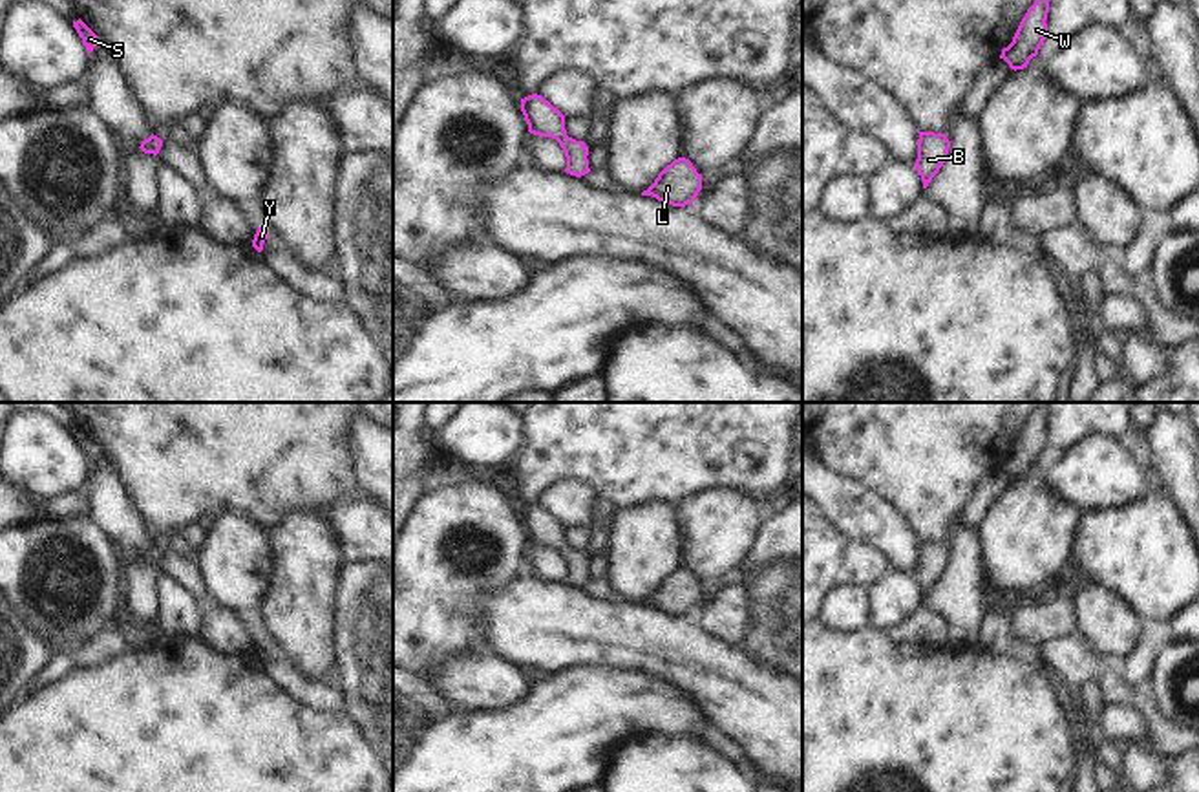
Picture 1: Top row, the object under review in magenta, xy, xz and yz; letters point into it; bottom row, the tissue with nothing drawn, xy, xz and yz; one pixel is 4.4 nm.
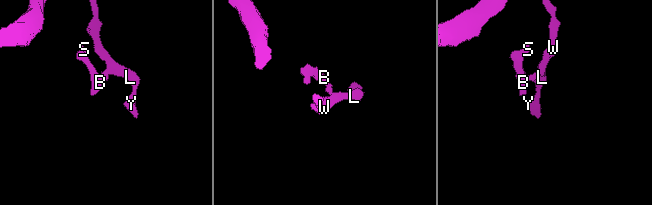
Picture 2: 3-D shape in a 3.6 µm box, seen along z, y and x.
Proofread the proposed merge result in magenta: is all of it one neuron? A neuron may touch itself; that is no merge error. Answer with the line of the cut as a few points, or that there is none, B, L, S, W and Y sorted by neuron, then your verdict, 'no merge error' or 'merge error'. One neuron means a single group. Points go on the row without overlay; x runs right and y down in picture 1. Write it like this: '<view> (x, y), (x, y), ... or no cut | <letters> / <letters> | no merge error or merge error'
no cut | B L S W Y | no merge error

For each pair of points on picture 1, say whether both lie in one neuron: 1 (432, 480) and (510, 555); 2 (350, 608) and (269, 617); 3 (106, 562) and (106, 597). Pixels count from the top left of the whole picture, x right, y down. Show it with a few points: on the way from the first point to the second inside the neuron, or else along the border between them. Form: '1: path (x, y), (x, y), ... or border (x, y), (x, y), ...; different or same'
1: border (461, 472), (456, 480), (426, 491); different
2: border (340, 567), (335, 588), (333, 653); different
3: path (106, 571), (106, 588); same

